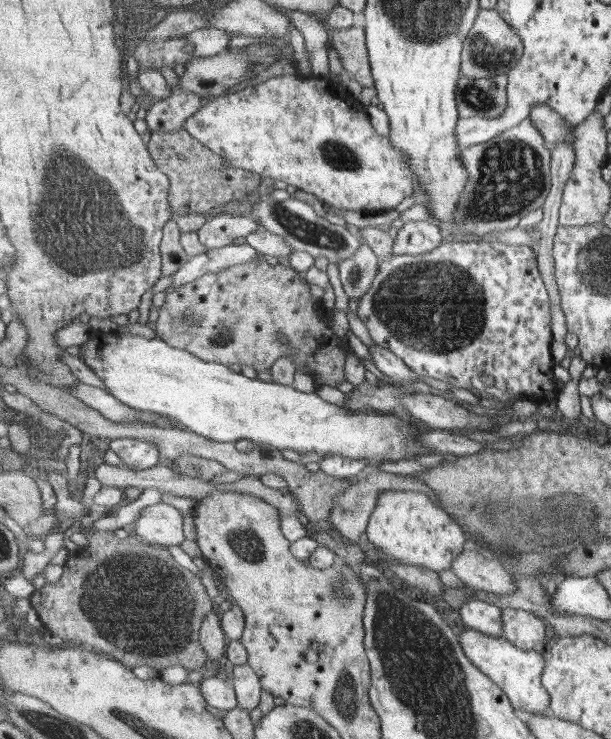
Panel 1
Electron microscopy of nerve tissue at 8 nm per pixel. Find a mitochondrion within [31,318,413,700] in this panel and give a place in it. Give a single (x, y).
(126, 603)

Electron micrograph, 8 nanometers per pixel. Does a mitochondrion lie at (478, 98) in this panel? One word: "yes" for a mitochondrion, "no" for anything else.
yes

